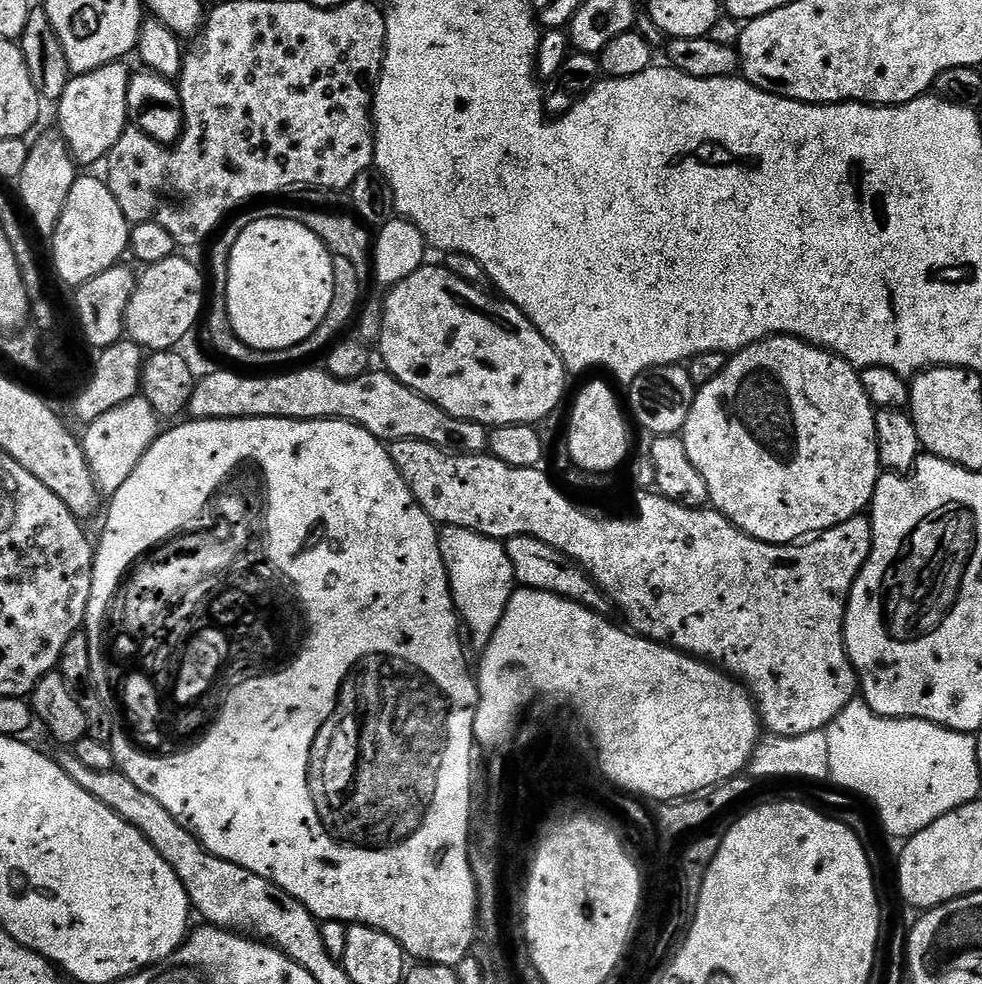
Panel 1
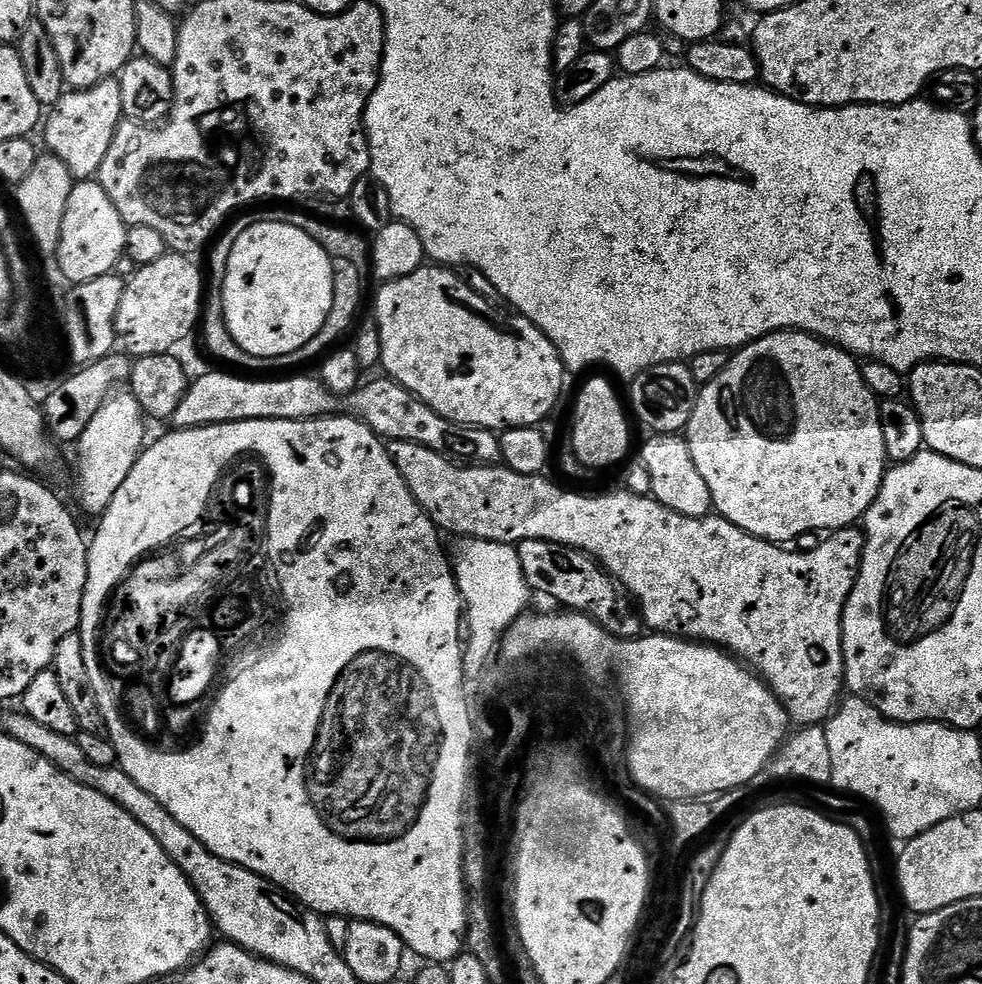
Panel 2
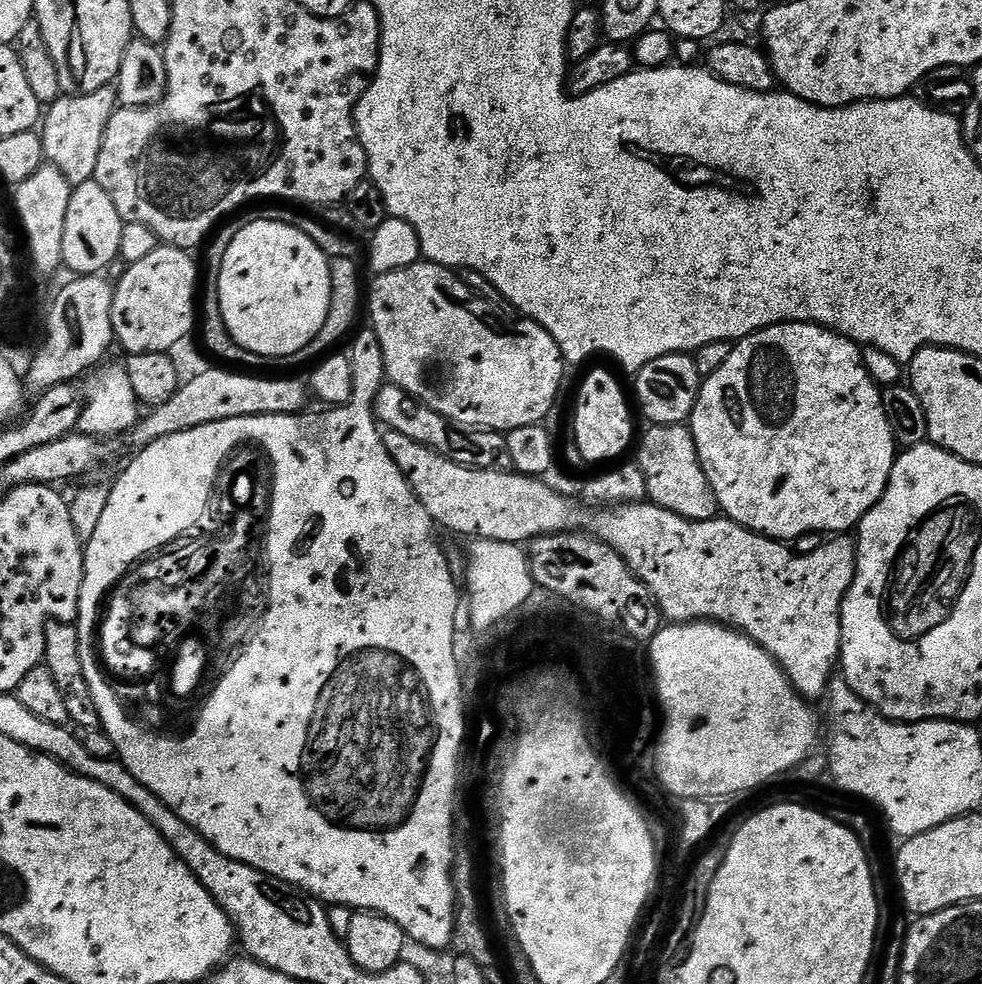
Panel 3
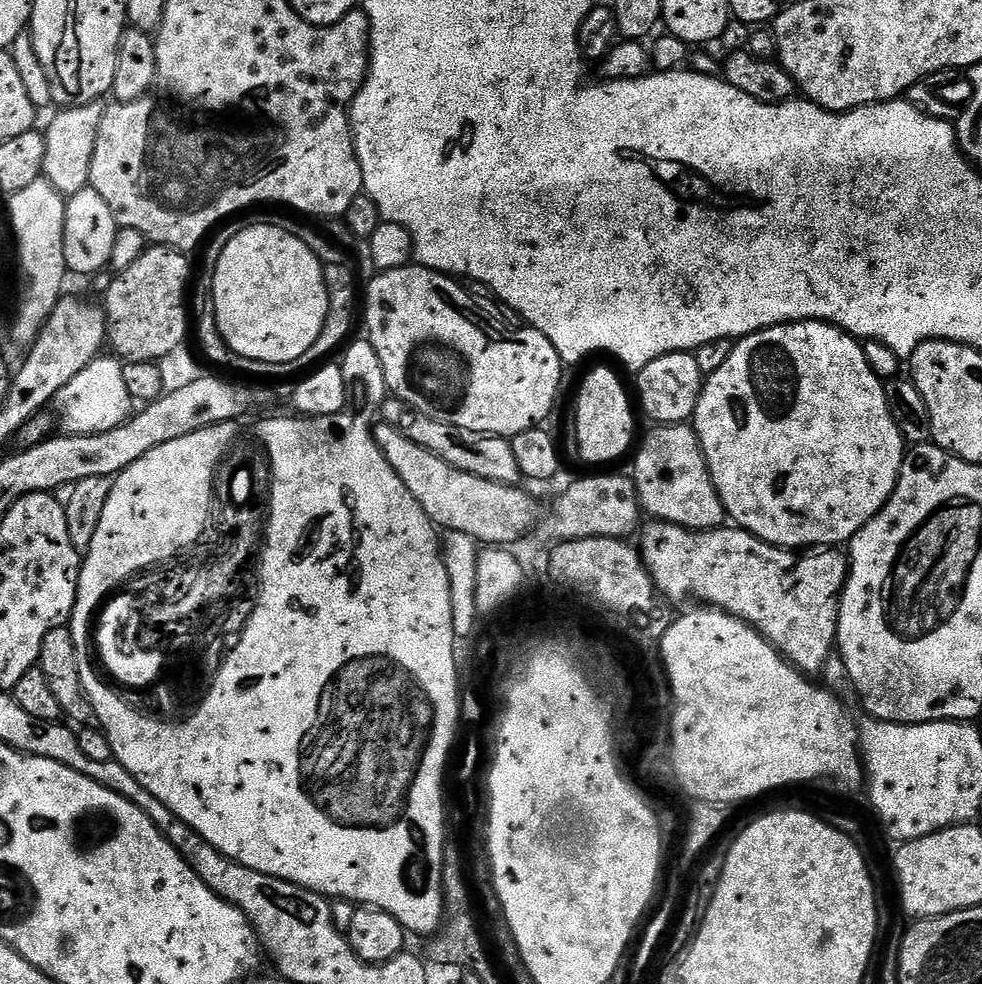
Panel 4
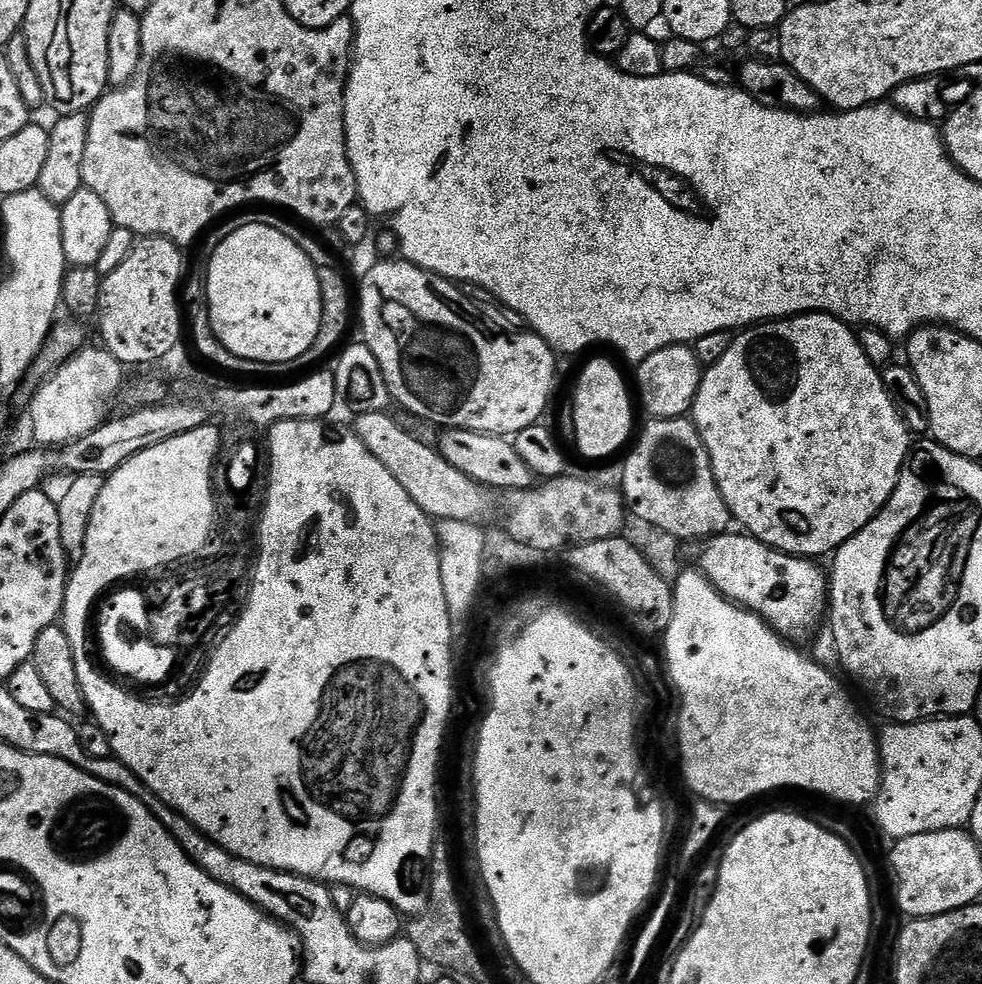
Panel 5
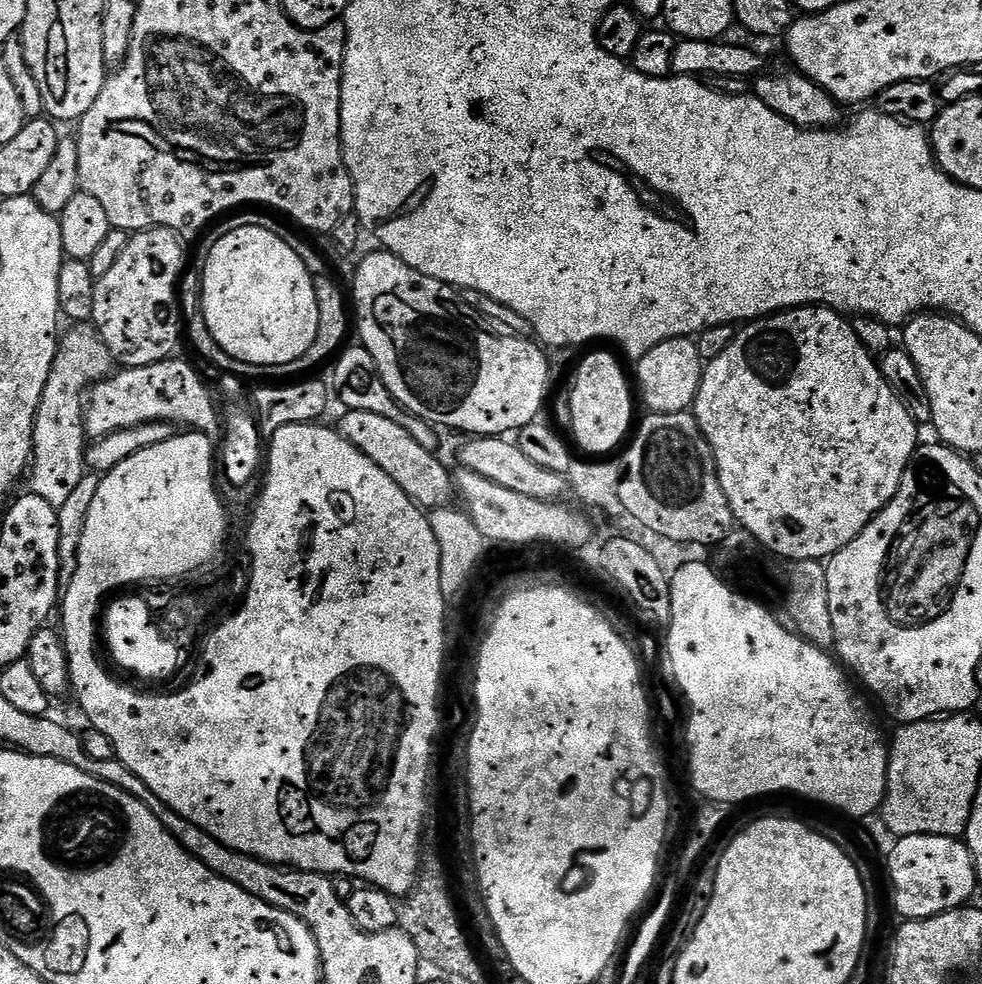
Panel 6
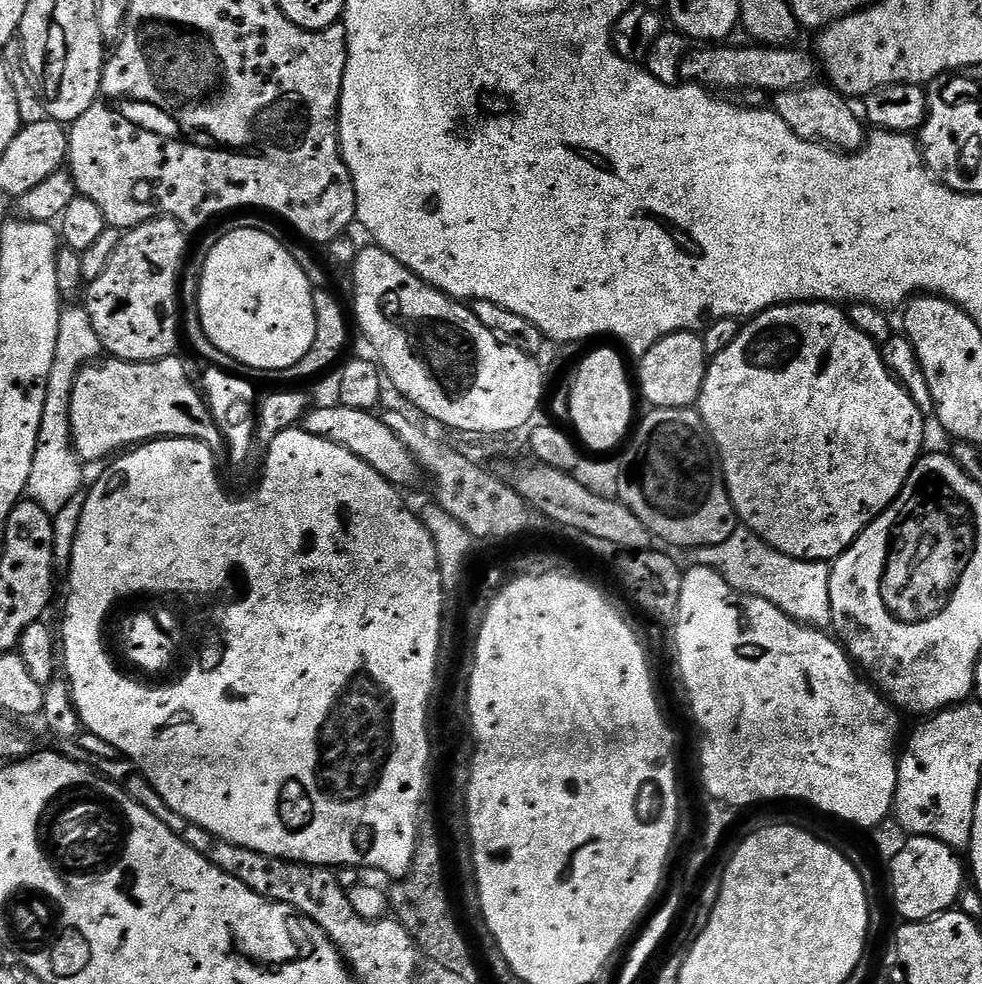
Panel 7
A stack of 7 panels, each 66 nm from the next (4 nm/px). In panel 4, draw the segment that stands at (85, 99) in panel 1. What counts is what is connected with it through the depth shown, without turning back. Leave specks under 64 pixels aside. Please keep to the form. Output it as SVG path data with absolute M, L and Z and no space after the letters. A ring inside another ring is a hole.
M73 104L59 109L60 112L48 128L43 129L44 141L46 142L46 162L44 163L43 179L54 186L60 195L67 198L78 194L78 190L89 187L90 158L94 158L94 146L98 142L98 126L102 126L102 114L105 105Z

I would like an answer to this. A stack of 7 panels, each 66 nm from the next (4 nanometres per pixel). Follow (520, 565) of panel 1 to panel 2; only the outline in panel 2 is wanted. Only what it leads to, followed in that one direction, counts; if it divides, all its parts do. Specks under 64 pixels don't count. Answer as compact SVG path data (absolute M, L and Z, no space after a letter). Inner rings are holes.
M523 540L521 544L515 545L515 549L518 554L518 562L521 563L522 574L533 593L541 592L542 595L557 600L560 603L557 605L589 616L595 624L603 626L610 635L618 640L634 640L641 635L642 621L633 601L625 595L620 585L585 552L579 552L577 548L567 548L545 540Z

